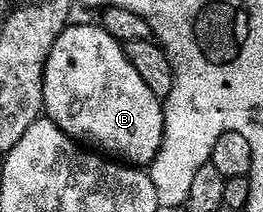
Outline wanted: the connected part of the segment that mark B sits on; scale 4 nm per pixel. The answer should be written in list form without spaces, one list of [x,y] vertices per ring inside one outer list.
[[[70,24],[61,33],[59,40],[55,40],[55,48],[51,48],[51,56],[47,60],[47,68],[45,69],[44,113],[68,138],[72,138],[74,142],[82,147],[96,148],[102,155],[108,156],[113,160],[120,160],[122,163],[134,168],[148,168],[152,166],[161,151],[163,136],[165,135],[165,107],[162,99],[157,98],[155,92],[151,92],[151,88],[147,88],[147,84],[143,84],[143,79],[139,77],[139,72],[135,72],[135,68],[131,68],[131,60],[127,60],[124,45],[116,42],[105,31],[104,26],[100,24],[94,24],[94,26],[76,26],[76,24]]]

